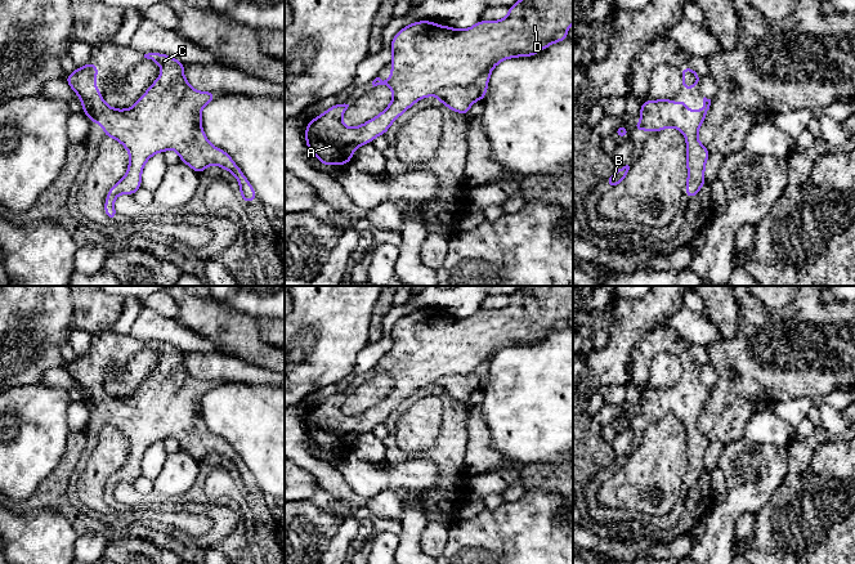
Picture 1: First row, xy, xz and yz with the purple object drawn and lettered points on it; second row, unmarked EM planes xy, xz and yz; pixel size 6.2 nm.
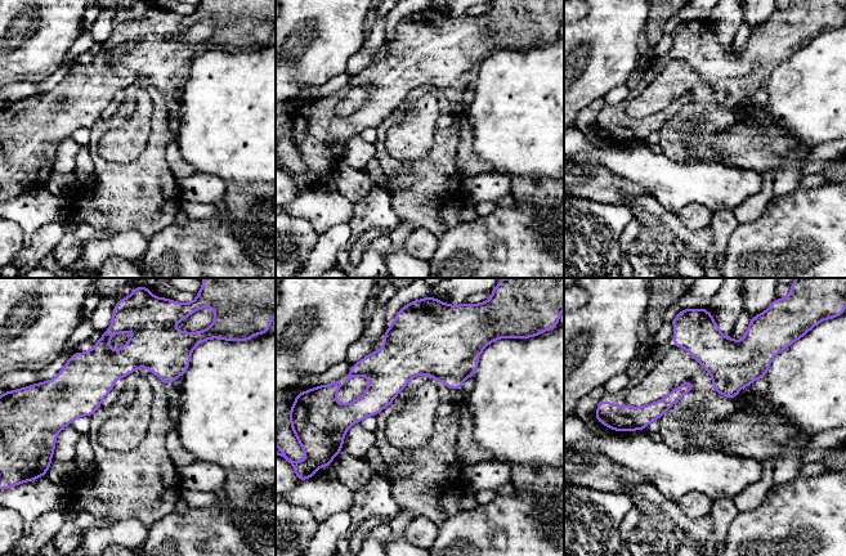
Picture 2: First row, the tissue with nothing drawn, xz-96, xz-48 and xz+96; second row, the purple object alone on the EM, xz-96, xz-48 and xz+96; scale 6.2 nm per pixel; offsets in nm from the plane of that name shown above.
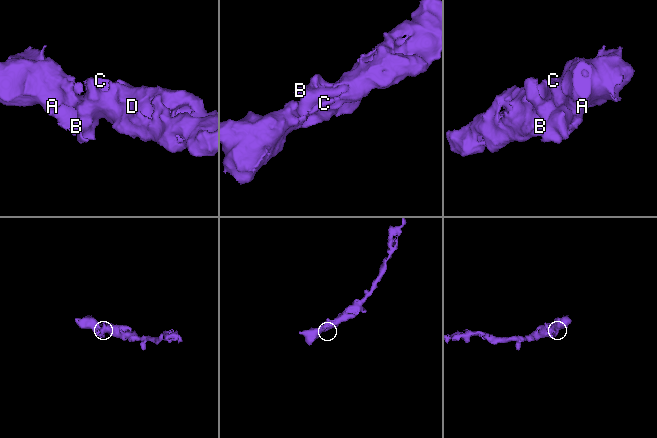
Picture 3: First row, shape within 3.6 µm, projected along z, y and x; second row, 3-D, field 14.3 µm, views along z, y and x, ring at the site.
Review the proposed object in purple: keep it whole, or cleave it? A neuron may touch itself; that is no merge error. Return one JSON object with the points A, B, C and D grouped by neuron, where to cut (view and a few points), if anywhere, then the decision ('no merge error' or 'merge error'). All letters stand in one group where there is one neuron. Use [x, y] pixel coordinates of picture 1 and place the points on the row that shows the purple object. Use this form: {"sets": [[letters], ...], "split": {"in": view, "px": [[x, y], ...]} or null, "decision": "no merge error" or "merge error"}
{"sets": [["A", "B", "C", "D"]], "split": null, "decision": "no merge error"}

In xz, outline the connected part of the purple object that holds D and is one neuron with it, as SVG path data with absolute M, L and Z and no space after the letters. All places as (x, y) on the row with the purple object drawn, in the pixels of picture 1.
M519 0L509 8L503 19L478 21L473 27L457 30L418 21L402 28L394 36L390 49L391 75L386 81L376 77L373 86L386 85L393 90L391 103L376 117L357 126L346 127L343 115L349 104L335 104L317 116L305 129L306 147L324 165L346 165L354 151L384 135L390 125L417 100L435 95L449 109L467 115L471 104L485 98L492 70L502 61L532 57L554 42L568 39L573 23L573 0Z

